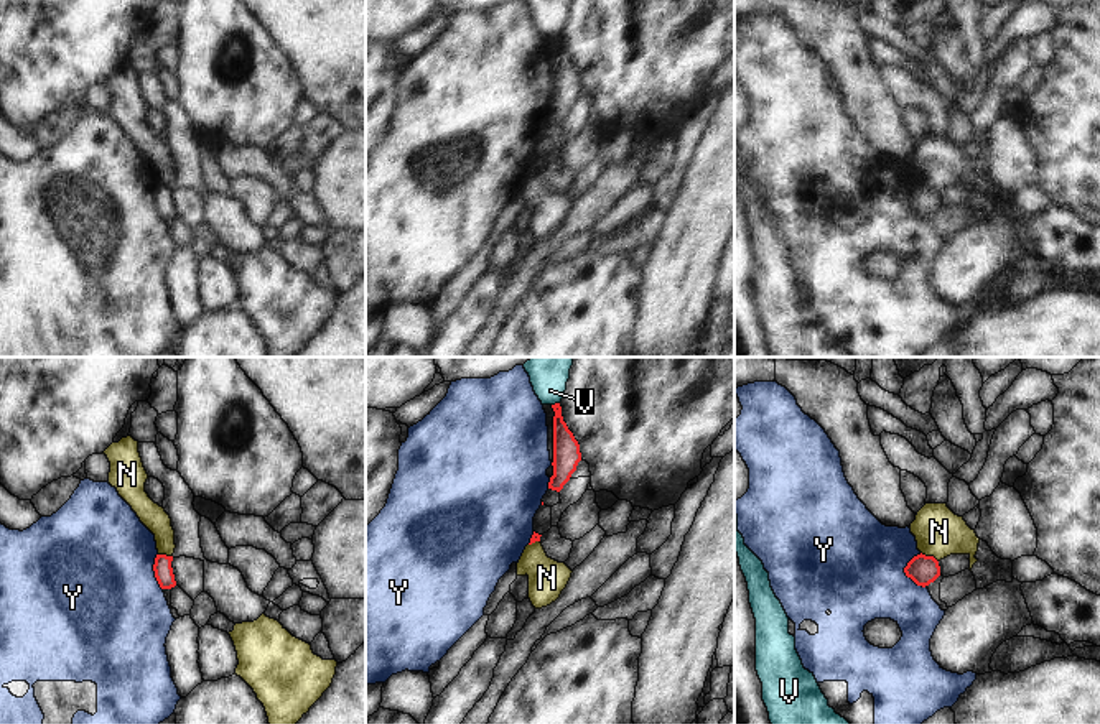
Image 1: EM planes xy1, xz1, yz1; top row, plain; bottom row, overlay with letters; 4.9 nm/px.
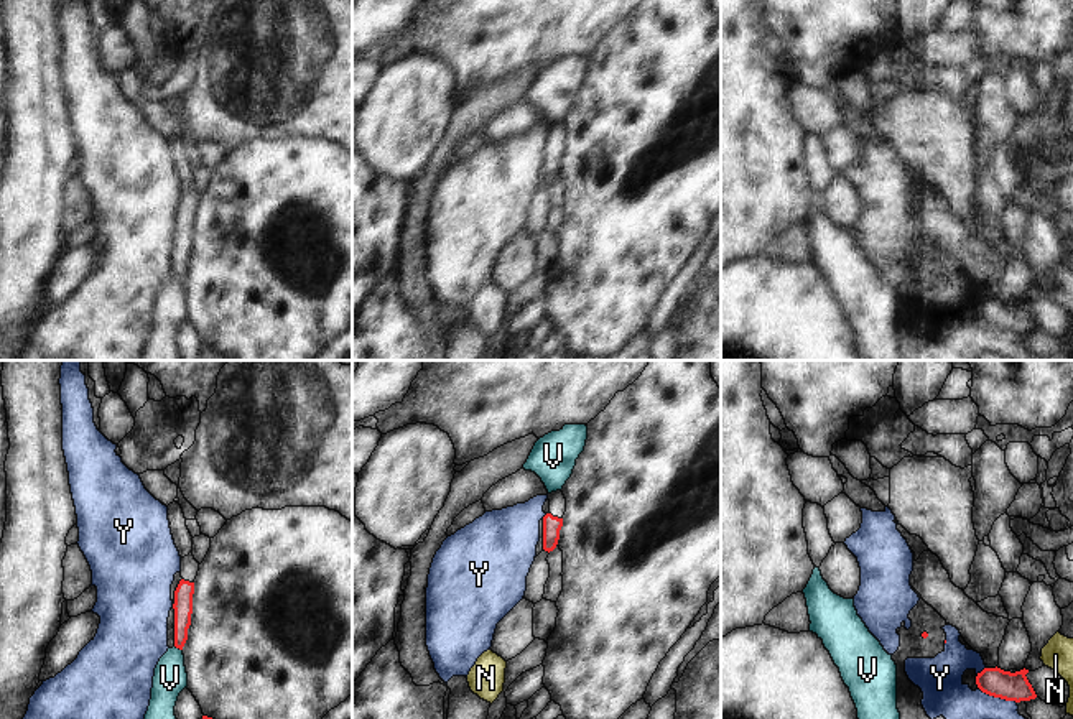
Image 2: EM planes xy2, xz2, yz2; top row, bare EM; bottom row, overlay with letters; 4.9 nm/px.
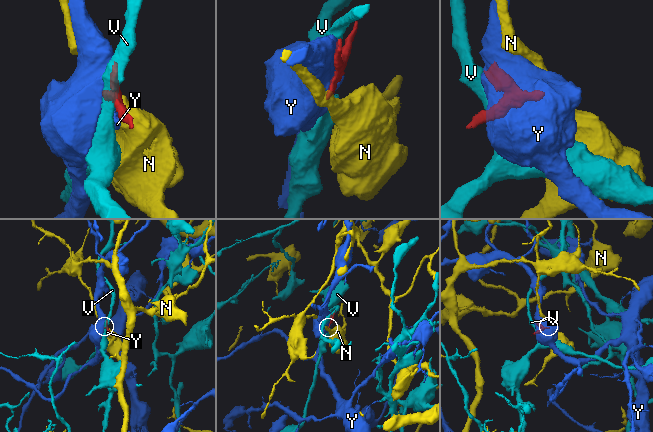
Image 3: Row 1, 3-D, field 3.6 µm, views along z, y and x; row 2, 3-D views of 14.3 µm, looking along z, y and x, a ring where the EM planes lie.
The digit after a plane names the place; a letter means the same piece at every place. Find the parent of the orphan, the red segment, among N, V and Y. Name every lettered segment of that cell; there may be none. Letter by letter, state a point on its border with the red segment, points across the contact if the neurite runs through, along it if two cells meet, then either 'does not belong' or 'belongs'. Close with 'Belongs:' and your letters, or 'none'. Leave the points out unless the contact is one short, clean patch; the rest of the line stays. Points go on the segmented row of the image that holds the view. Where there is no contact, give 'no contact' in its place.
N: meets red in yz1 at (929, 556); border along yz1 (921, 552), (937, 561); does not belong
V: meets red in xz1 at (555, 403); border along xz1 (559, 402), (552, 405); does not belong
Y: meets red in yz1 at (904, 571); does not belong
Belongs: none

